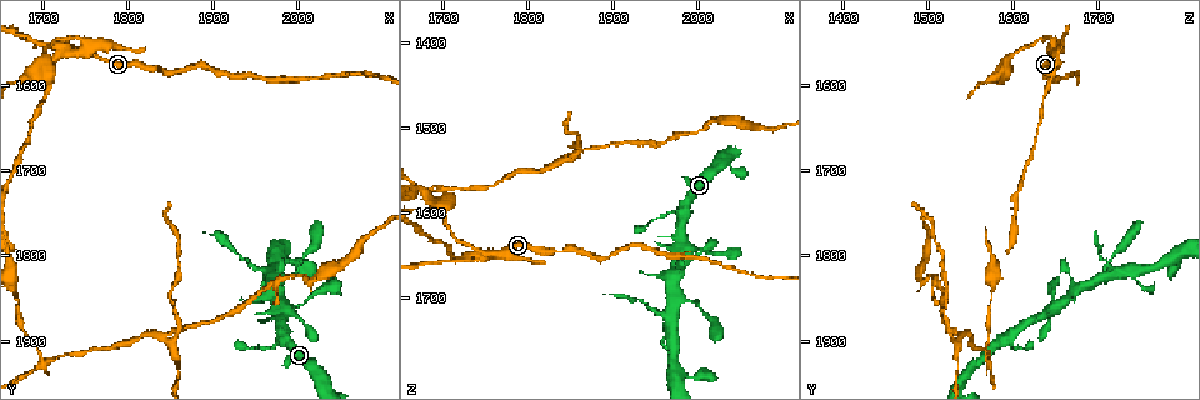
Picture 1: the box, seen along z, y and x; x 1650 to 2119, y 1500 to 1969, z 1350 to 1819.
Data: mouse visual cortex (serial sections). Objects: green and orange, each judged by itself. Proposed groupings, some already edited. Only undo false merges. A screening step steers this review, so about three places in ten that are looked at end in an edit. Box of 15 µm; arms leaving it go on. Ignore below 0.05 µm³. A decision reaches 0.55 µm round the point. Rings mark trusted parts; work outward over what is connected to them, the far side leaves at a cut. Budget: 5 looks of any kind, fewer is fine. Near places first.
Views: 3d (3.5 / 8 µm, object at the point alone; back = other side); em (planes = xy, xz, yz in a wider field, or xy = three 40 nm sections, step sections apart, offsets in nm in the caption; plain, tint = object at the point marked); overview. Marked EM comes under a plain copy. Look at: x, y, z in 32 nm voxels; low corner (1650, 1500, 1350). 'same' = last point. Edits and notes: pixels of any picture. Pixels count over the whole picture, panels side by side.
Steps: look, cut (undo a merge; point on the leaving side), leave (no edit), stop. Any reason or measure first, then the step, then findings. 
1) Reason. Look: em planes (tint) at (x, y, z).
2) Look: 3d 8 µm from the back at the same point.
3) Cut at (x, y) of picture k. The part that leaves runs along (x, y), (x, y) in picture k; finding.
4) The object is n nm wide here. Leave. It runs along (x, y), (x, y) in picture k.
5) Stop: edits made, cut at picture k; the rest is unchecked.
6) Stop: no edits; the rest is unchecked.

Sharp bend. Look: em xy step 3 (tint) at (1750, 1560, 1650).

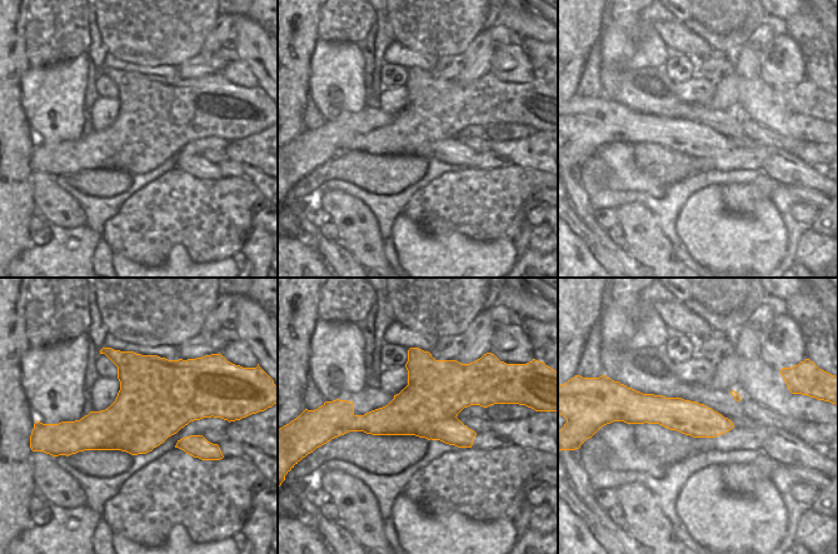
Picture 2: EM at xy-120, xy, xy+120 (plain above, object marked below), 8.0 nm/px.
Look: 3d 3.5 µm at the same point.

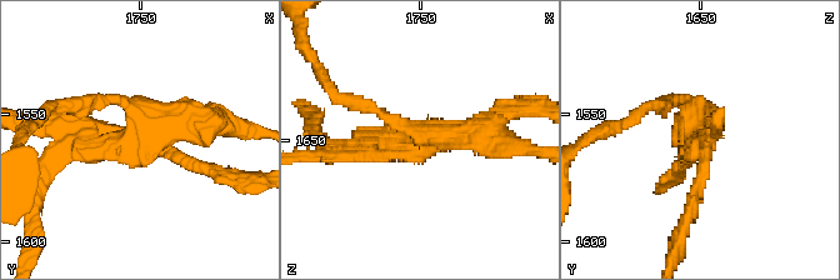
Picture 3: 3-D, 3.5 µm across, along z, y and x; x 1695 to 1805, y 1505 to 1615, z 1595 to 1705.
4 arms meet here. Cut at (398, 125) of picture 3. The part that leaves runs along (434, 138), (346, 100) in picture 3; two cells meet here.

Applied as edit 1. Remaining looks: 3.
See it whole again. Look: overview.

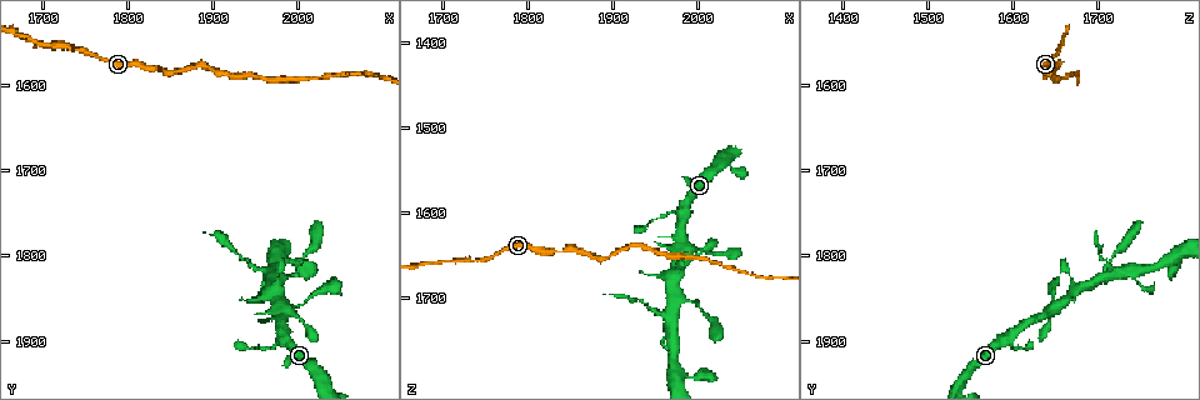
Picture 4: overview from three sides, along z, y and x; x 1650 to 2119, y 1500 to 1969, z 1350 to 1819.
Four arms meet. Look: 3d 3.5 µm at (1990, 1865, 1650).

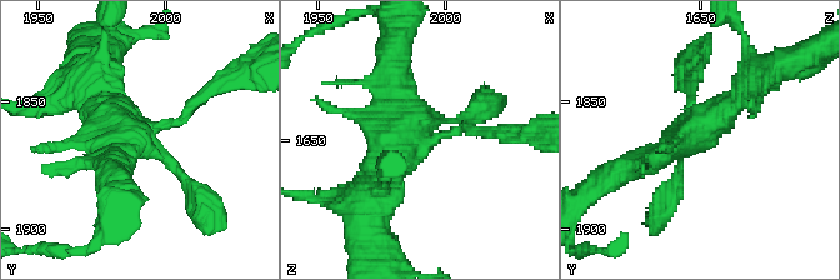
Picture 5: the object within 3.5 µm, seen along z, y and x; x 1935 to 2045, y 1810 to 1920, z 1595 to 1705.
Look: em xy step 5 (tint) at (1992, 1863, 1650).

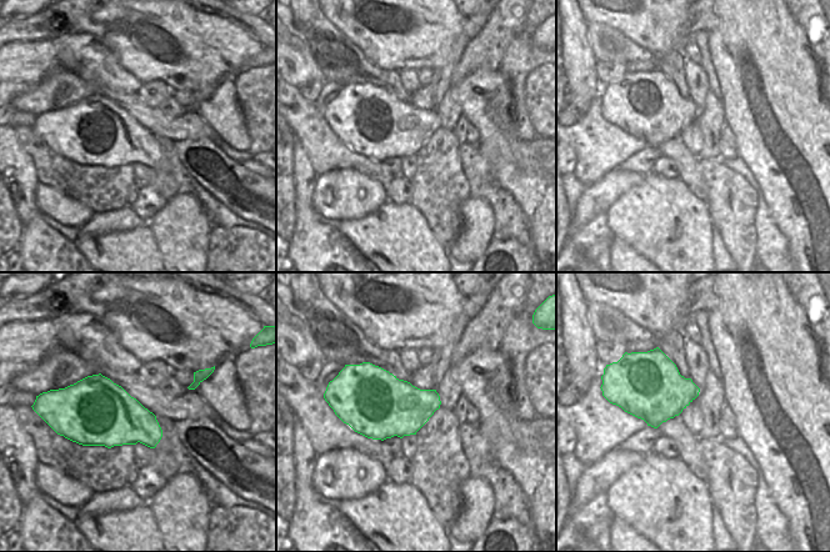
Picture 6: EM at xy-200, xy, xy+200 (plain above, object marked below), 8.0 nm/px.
The object is 480 nm wide here. Leave. It runs along (624, 171), (718, 118), (753, 79) in picture 5; all the same cell.

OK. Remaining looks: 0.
Stop: edits made, cut at picture 3; the rest is unchecked.

